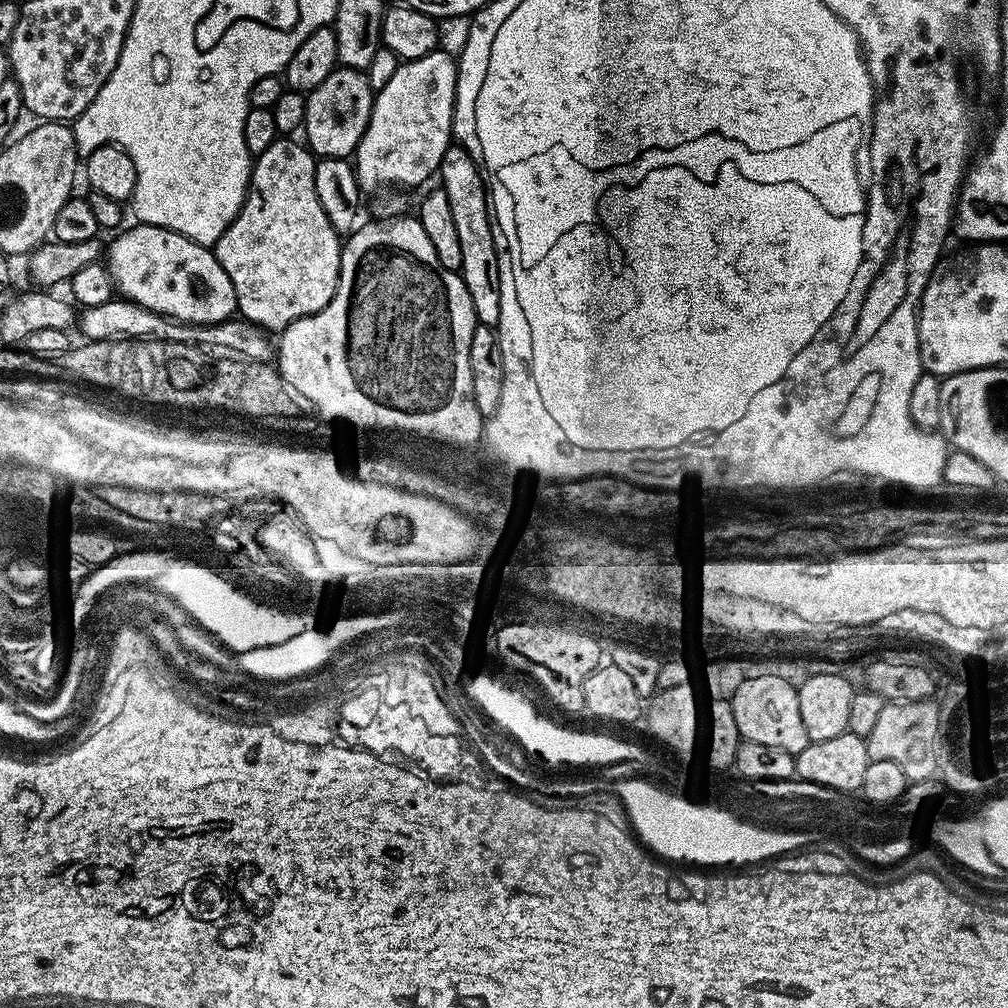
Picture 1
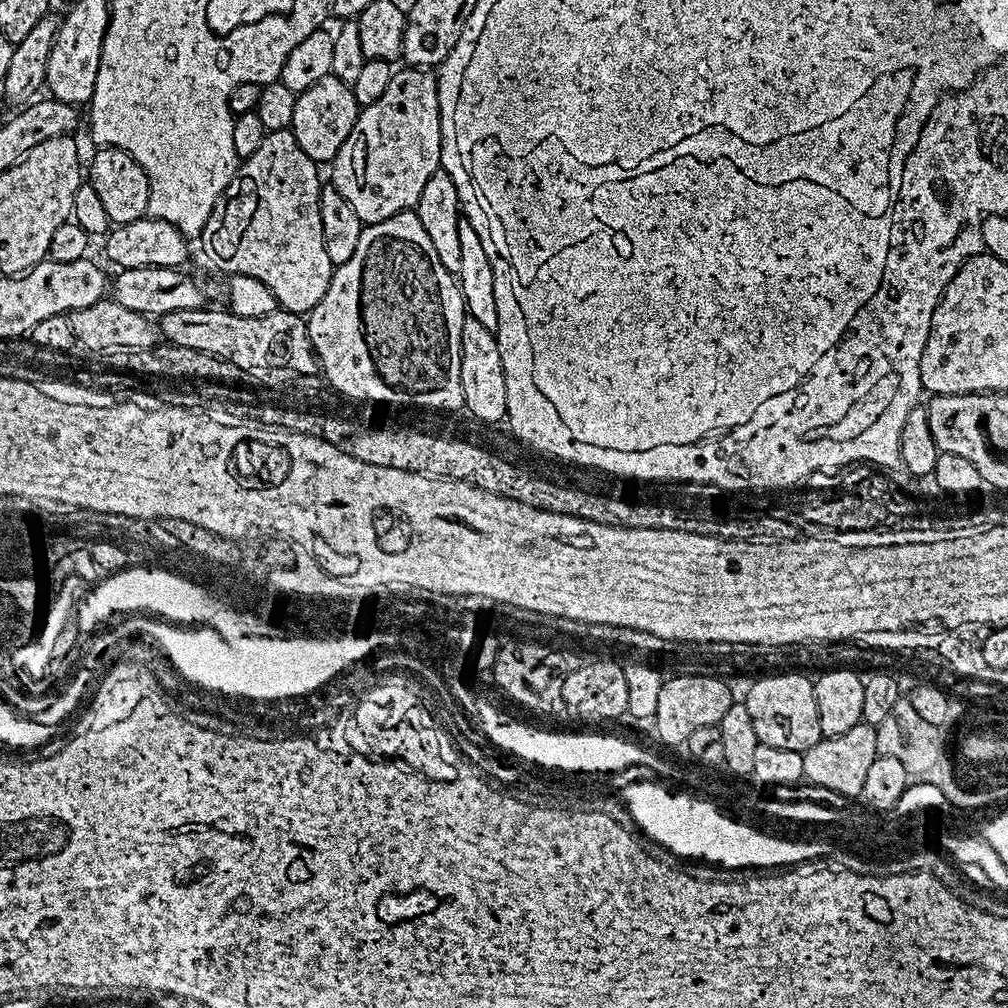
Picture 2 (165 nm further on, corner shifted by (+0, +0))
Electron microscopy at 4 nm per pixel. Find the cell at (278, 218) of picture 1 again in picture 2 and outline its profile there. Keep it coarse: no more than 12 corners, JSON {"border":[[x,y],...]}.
{"border":[[267,133],[198,237],[307,314],[334,265],[317,161]]}

